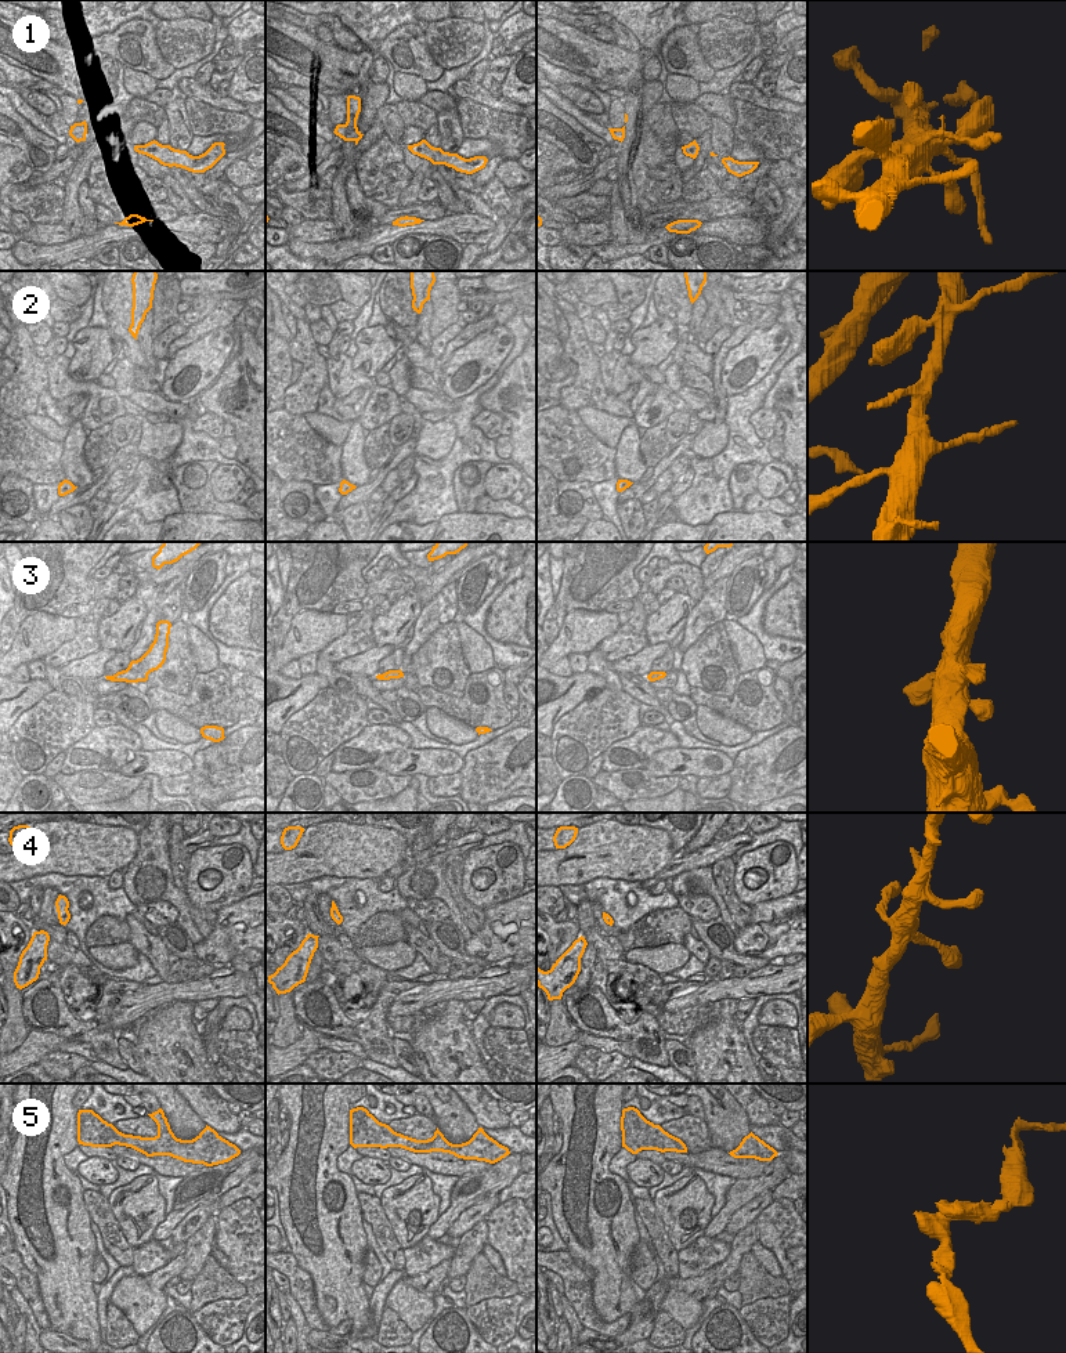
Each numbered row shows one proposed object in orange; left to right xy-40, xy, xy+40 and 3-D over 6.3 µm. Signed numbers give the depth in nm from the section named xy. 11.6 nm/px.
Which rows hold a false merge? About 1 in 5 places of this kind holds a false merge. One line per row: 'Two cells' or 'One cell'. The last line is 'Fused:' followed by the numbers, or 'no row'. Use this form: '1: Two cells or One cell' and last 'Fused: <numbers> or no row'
1: One cell
2: Two cells
3: One cell
4: One cell
5: One cell
Fused: 2

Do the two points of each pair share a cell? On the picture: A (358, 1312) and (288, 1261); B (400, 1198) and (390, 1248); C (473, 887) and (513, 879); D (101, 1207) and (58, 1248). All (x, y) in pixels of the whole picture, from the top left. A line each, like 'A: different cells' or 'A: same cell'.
A: different cells
B: different cells
C: same cell
D: different cells

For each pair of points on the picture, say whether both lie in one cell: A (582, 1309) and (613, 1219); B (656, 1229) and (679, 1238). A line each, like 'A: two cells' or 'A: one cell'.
A: two cells
B: two cells

